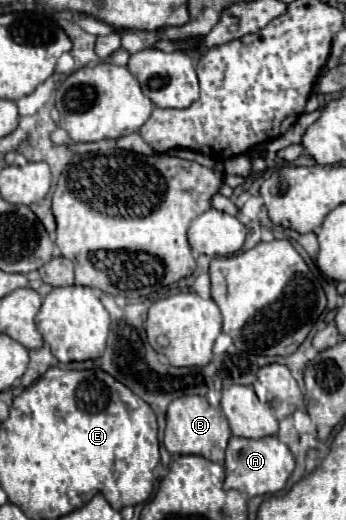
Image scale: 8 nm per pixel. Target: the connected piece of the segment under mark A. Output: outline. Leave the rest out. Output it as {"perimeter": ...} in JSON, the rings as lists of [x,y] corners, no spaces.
{"perimeter":[[[232,437],[226,449],[226,489],[236,489],[246,497],[254,495],[270,495],[284,489],[288,477],[294,471],[294,457],[290,449],[278,441],[276,437],[264,437],[264,439],[242,439]]]}

